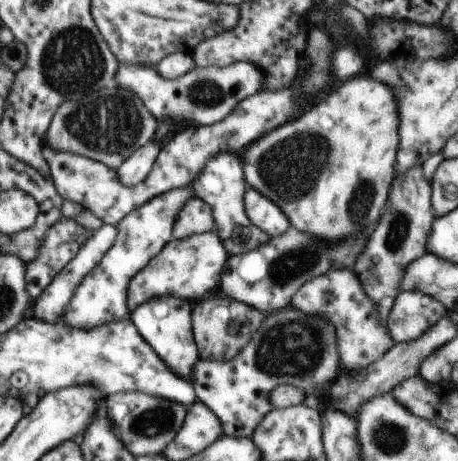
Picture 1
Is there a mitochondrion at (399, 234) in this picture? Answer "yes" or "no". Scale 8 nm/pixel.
yes

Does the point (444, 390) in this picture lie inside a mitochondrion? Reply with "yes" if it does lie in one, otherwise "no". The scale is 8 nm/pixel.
no

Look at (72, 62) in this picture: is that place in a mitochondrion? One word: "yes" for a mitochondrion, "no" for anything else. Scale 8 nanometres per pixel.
yes

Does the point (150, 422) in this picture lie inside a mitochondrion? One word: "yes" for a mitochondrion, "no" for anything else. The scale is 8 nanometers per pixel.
yes

